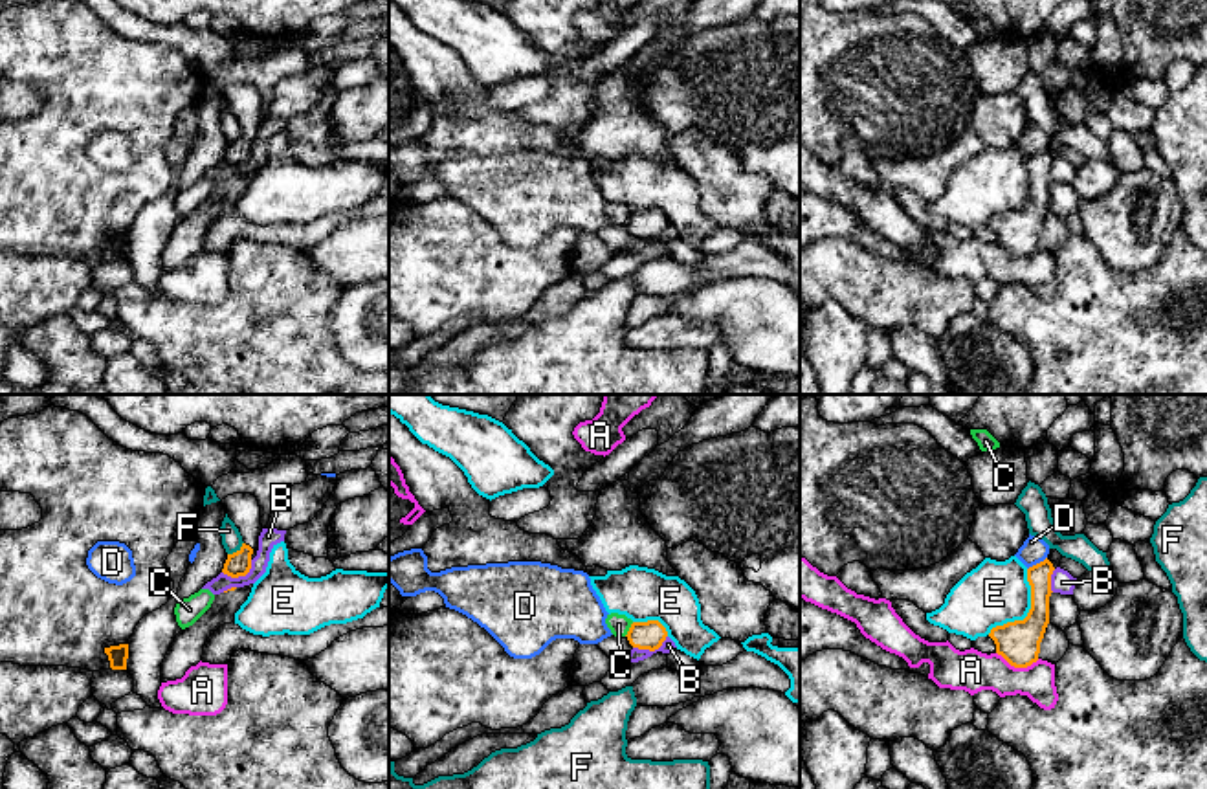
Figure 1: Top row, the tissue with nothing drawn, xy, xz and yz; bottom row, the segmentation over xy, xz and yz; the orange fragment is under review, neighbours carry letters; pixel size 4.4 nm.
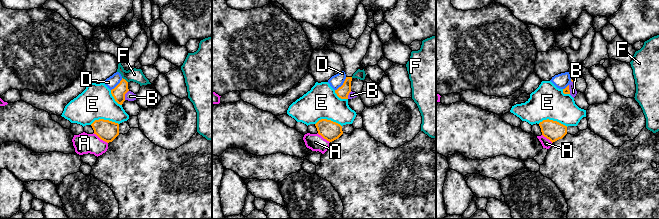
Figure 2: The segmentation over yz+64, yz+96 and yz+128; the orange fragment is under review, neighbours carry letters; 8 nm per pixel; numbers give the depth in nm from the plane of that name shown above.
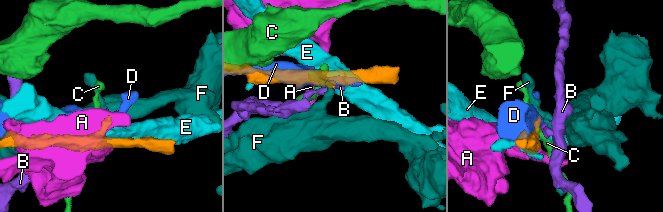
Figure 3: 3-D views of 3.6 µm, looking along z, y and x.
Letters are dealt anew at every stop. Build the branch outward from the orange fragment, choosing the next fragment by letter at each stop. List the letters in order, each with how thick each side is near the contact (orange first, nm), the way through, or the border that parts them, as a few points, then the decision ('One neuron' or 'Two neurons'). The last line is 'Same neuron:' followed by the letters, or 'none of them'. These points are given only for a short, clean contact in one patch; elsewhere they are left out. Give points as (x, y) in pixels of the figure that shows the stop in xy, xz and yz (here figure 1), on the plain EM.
A: Thickness 190 nm (orange) against 190 nm. Two neurons
B: Thickness 110 nm (orange) against 80 nm. Boundary: xy (252, 149), (252, 156), (244, 164), (228, 166), (222, 160). Two neurons
C: Thickness 130 nm (orange) against 90 nm. Boundary: xz (633, 211), (624, 224). Two neurons
D: Thickness 110 nm (orange) against 120 nm. Two neurons
E: Thickness 190 nm (orange) against 280 nm. Two neurons
F: Thickness 110 nm (orange) against 90 nm. Two neurons
Same neuron: none of them

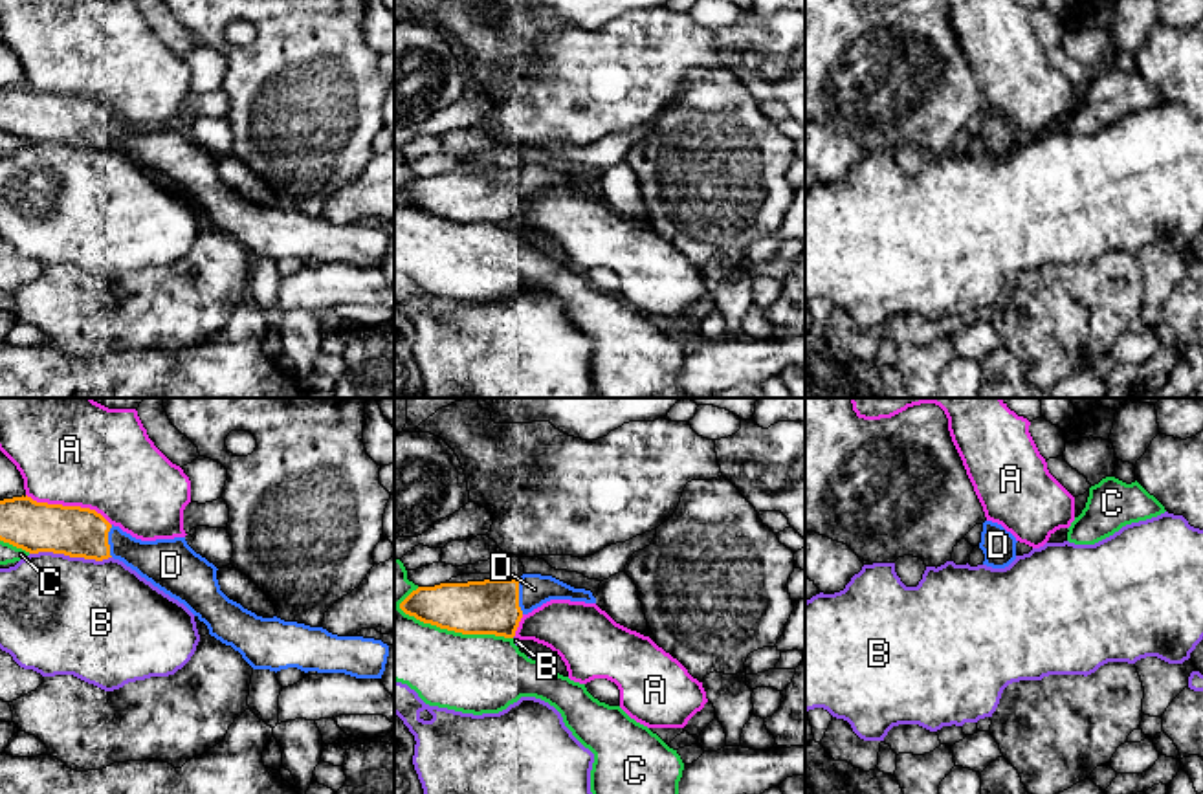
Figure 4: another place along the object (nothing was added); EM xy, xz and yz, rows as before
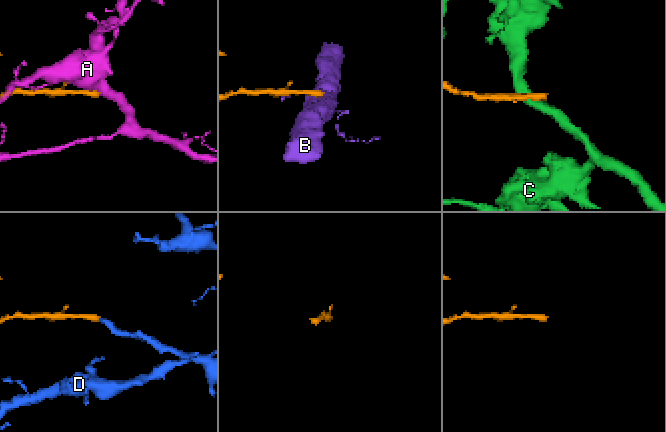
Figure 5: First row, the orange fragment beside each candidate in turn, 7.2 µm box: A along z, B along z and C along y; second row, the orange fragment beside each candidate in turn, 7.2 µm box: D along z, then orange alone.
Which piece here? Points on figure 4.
A: Thickness 220 nm (orange) against 440 nm. Two neurons
B: Thickness 220 nm (orange) against 500 nm. Two neurons
C: Thickness 240 nm (orange) against 360 nm. Two neurons
D: Thickness 240 nm (orange) against 140 nm. One neuron
Same neuron: D

